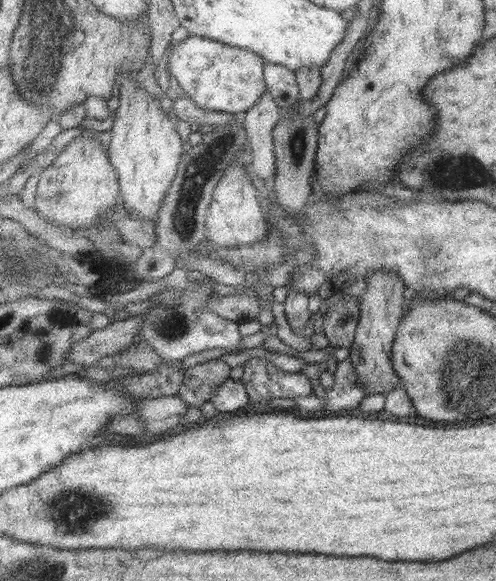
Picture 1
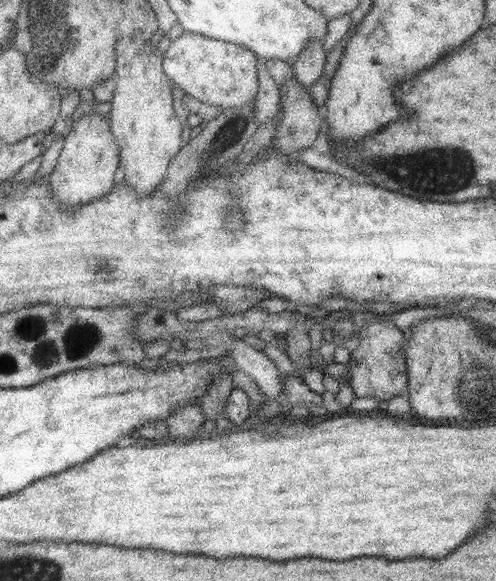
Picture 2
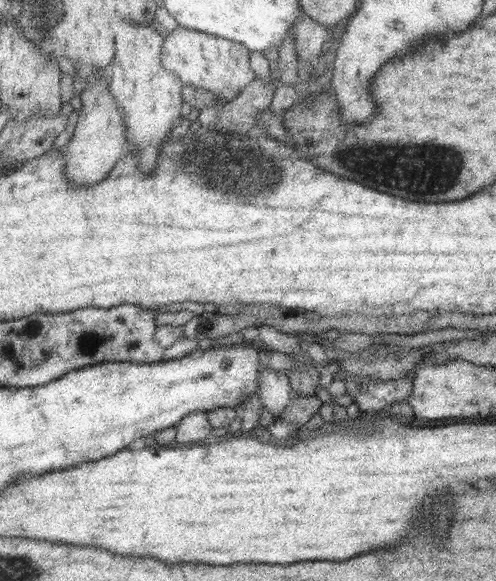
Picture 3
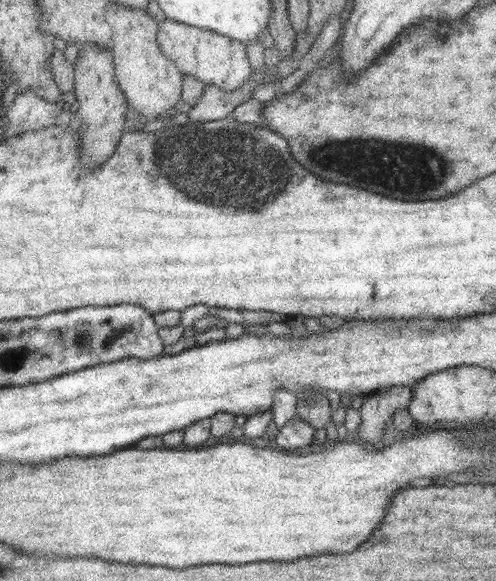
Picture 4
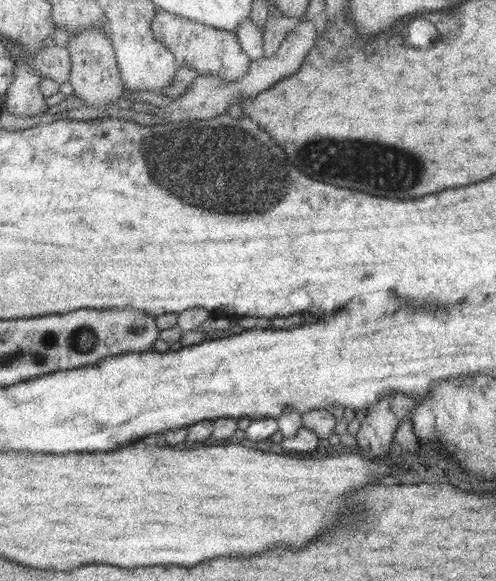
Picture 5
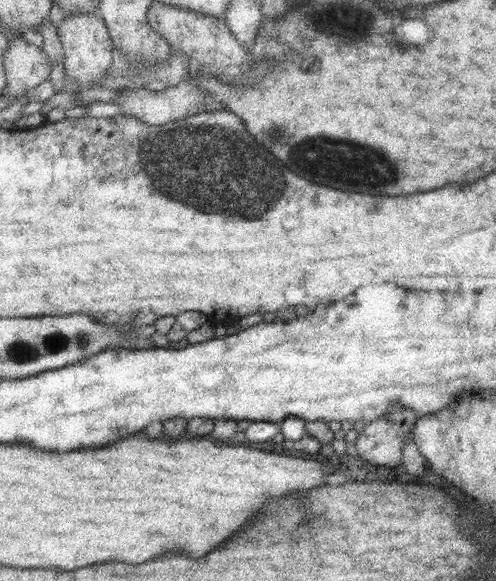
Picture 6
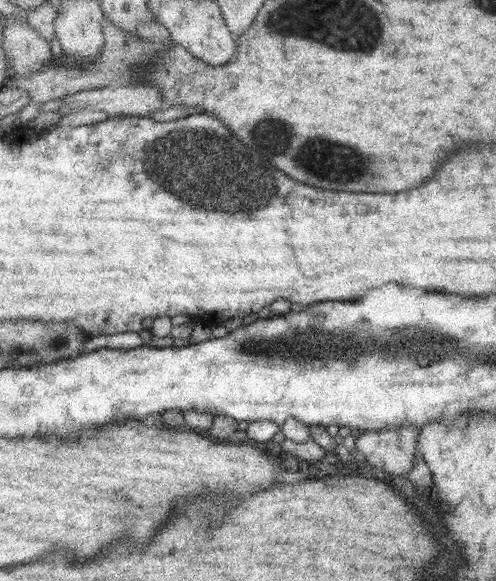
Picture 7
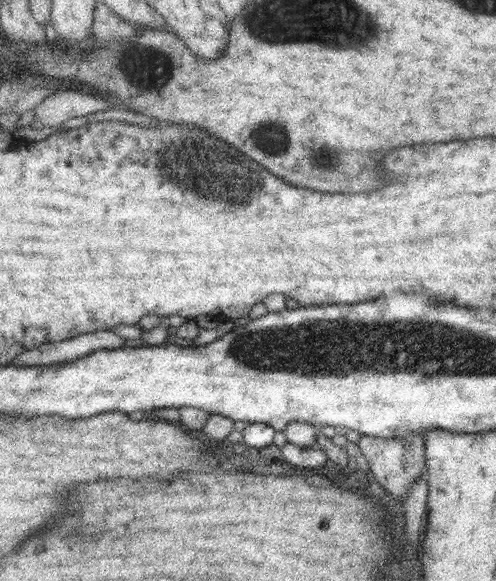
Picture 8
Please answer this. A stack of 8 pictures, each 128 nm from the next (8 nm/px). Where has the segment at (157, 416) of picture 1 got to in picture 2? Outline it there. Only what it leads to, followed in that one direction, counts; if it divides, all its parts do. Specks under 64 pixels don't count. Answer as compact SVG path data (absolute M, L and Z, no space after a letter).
M193 402L191 405L187 403L169 415L169 419L167 419L169 435L173 439L193 438L193 436L197 436L197 430L201 428L206 419L198 403Z

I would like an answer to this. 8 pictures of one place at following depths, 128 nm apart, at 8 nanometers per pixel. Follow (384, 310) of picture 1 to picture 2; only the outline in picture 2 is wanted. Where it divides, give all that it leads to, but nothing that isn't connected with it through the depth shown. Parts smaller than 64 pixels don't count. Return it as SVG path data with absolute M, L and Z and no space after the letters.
M389 315L367 320L359 333L360 342L352 352L349 365L350 383L355 394L359 398L375 397L379 401L390 401L409 386L406 359L402 352L403 333L395 327Z

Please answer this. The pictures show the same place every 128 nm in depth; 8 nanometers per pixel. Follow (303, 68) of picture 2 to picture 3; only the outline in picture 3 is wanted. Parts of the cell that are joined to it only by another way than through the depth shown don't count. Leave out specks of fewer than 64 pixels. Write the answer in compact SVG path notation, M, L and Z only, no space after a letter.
M301 6L301 21L295 24L294 32L297 38L299 59L307 62L311 68L319 64L319 58L324 54L330 38L329 28L316 22Z

